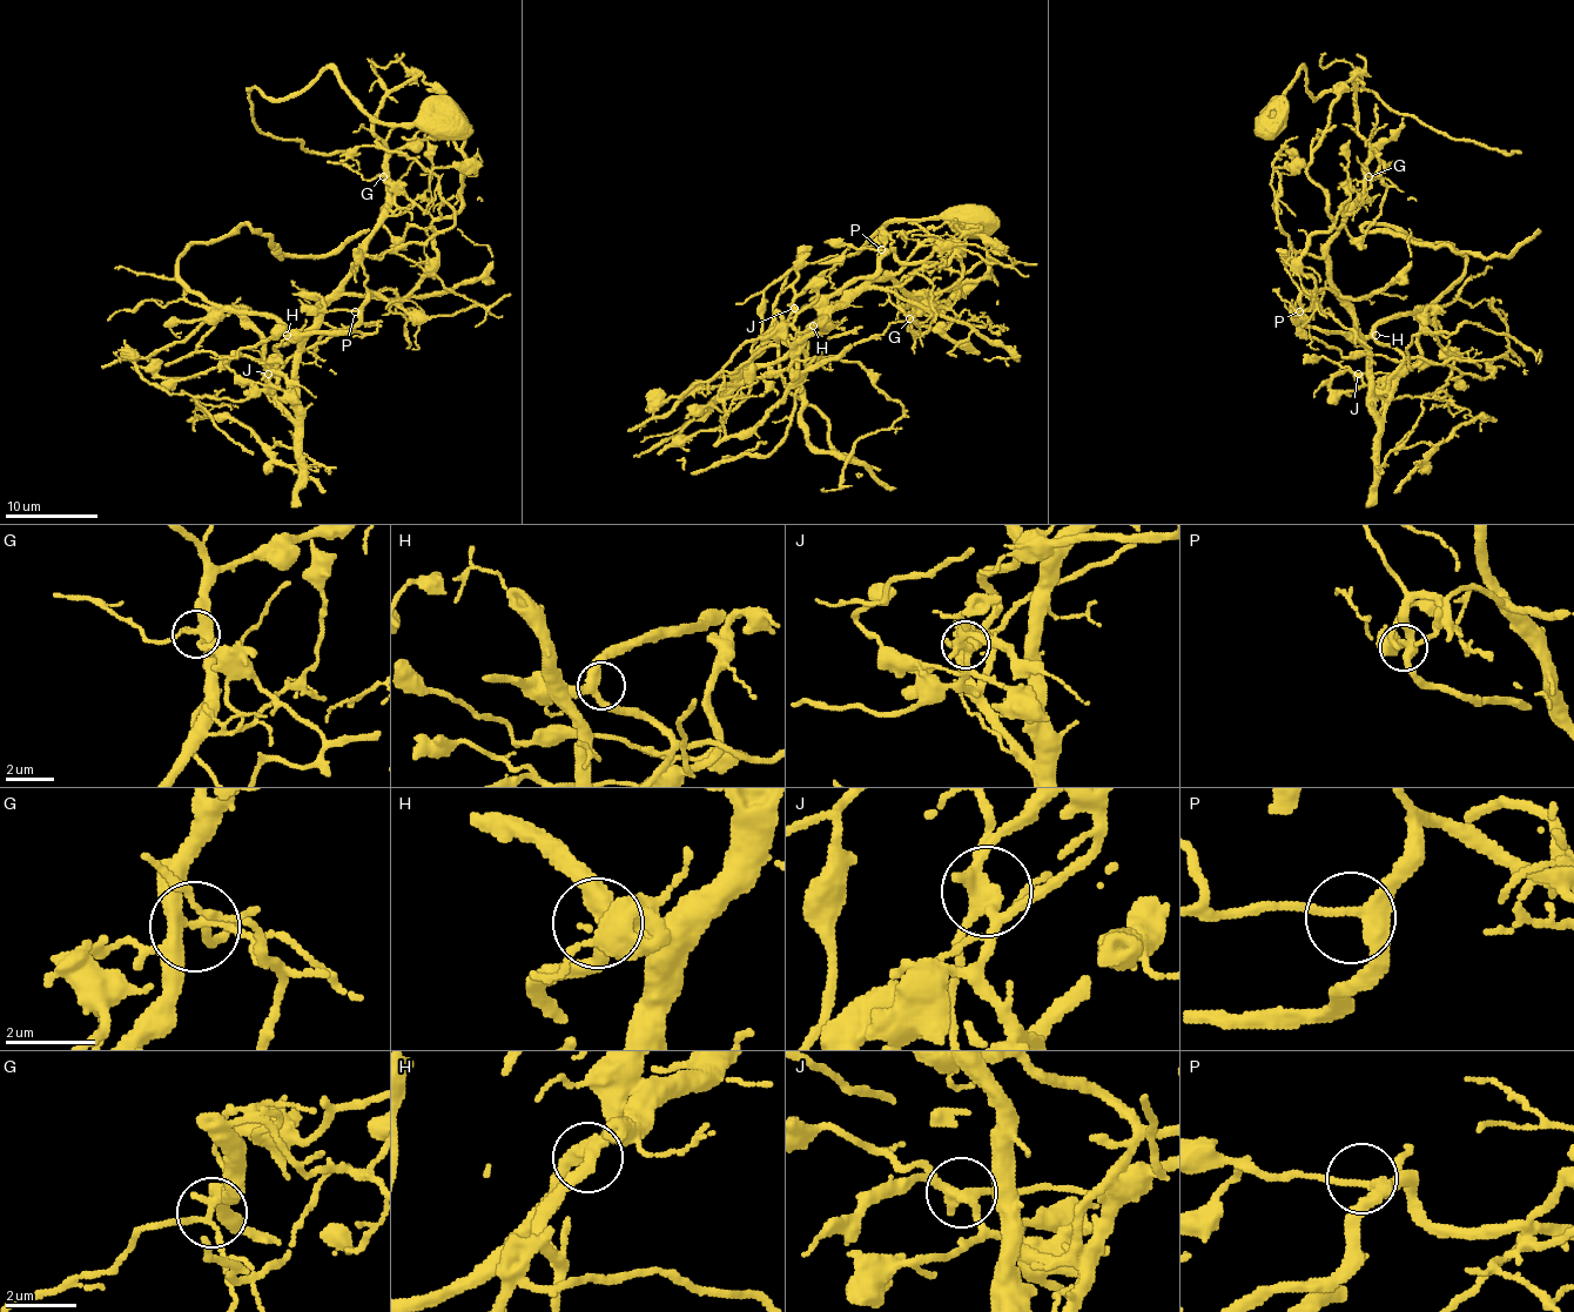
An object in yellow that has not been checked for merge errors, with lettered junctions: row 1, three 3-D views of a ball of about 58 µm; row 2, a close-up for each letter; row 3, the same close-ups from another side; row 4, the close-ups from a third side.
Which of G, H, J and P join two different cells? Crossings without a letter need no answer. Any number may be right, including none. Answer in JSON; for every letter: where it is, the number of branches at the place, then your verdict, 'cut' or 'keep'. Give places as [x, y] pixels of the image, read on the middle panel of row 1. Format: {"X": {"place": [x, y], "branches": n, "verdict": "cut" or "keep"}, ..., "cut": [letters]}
{"G": {"place": [909, 318], "branches": 5, "verdict": "keep"}, "H": {"place": [813, 325], "branches": 3, "verdict": "keep"}, "J": {"place": [794, 308], "branches": 3, "verdict": "cut"}, "P": {"place": [881, 249], "branches": 3, "verdict": "keep"}, "cut": ["J"]}

